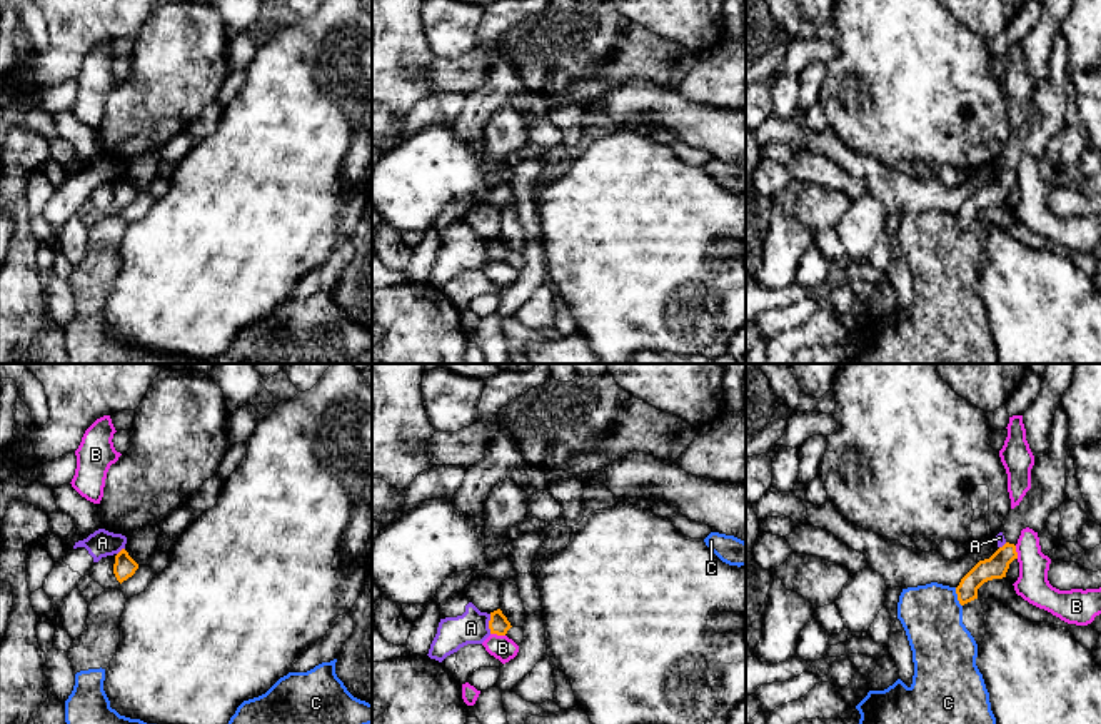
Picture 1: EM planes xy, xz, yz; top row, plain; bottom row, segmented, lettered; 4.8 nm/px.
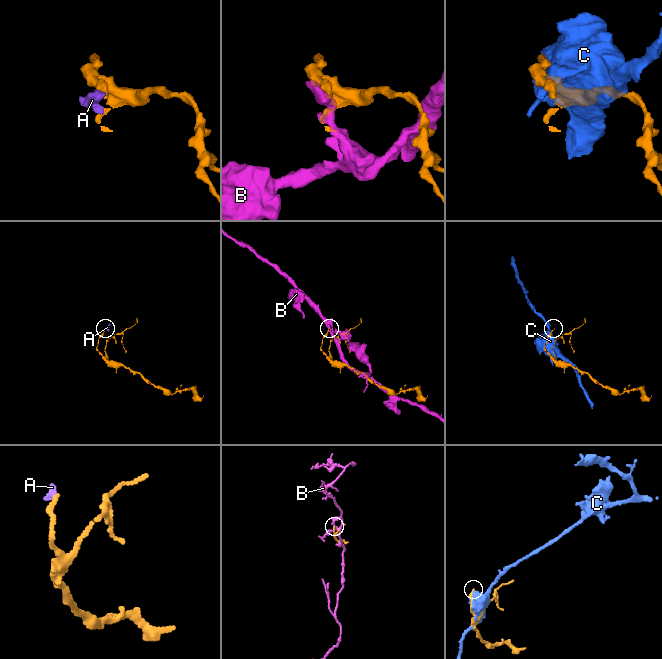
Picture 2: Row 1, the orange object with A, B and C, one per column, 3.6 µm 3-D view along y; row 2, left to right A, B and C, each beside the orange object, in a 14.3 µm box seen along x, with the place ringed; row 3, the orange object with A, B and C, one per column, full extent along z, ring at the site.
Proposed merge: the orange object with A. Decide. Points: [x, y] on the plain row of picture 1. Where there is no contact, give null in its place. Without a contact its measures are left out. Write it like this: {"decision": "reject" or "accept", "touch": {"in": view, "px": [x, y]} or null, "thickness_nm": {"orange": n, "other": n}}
{"decision": "reject", "touch": {"in": "xz", "px": [489, 251]}, "thickness_nm": {"orange": 90, "other": 160}}

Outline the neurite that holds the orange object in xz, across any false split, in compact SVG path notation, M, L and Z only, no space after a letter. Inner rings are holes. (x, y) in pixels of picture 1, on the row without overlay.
M500 235L490 239L489 247L490 260L505 262L510 254L512 254L510 249L507 247Z

